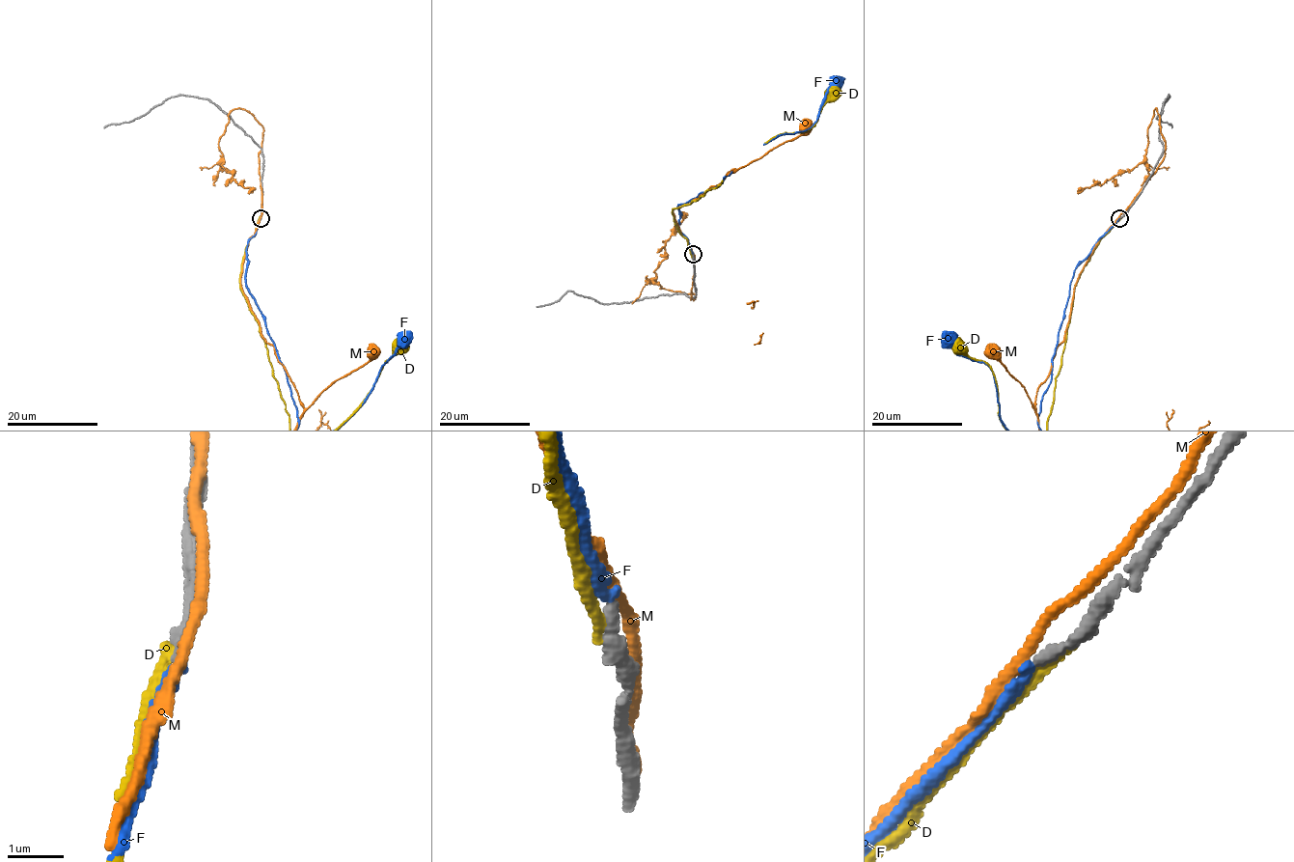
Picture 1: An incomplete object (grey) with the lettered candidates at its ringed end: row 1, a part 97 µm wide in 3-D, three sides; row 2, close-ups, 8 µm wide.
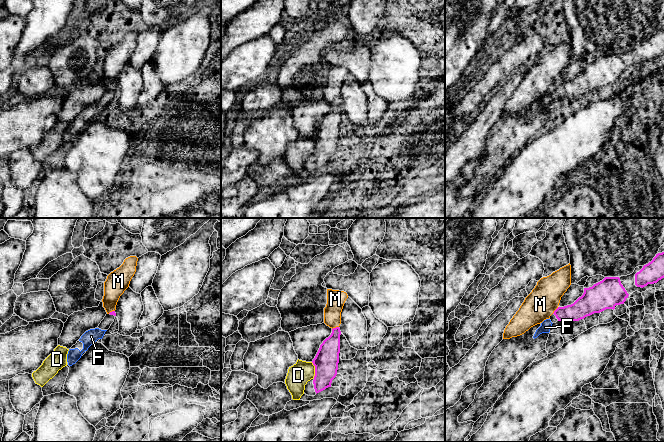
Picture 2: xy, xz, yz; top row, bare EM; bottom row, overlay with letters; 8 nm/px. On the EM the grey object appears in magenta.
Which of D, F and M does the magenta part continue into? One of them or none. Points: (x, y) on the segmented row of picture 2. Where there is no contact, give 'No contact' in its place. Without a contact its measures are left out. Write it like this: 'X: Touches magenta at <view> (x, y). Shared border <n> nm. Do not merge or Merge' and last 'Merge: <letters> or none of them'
D: Touches magenta at xz (315, 370). Shared border 130 nm. Do not merge
F: No contact. Merge
M: Touches magenta at xz (336, 327). Shared border 60 nm. Do not merge
Merge: F

